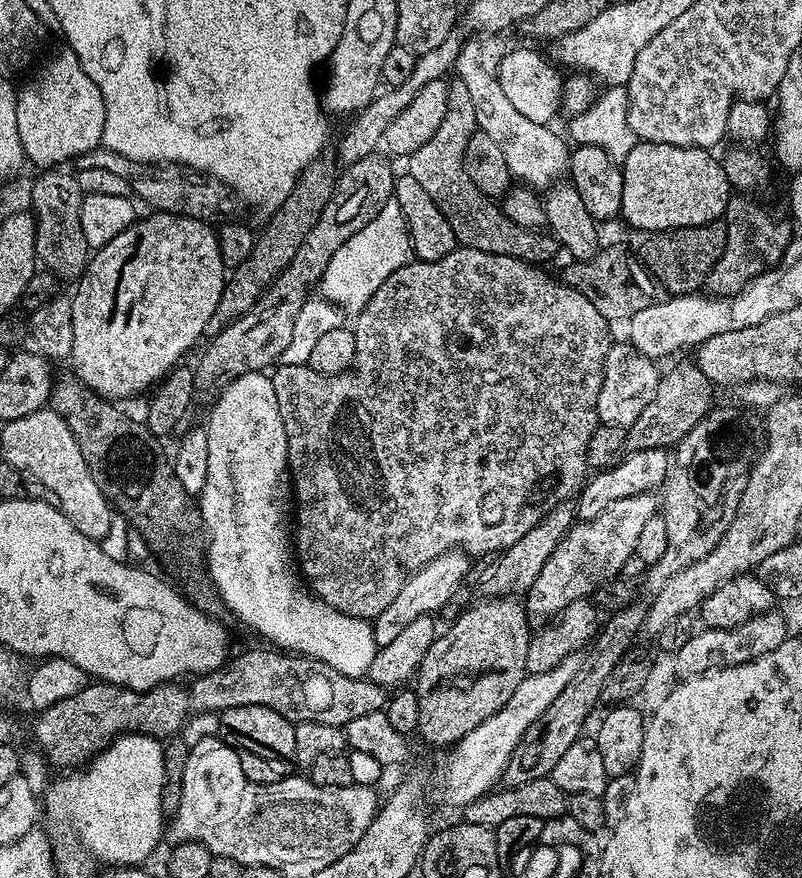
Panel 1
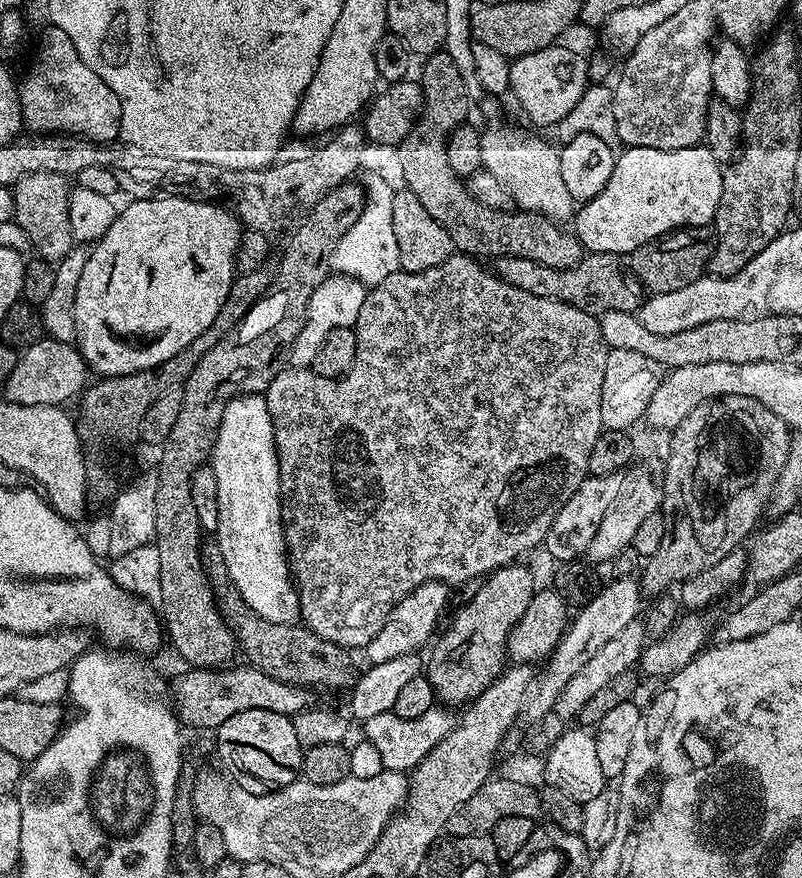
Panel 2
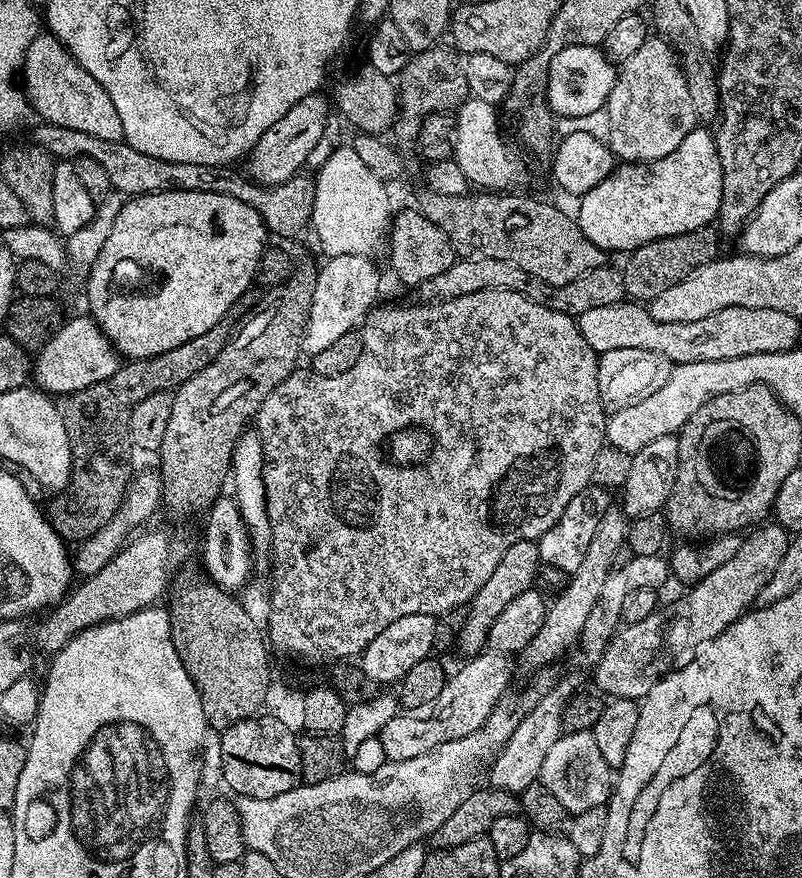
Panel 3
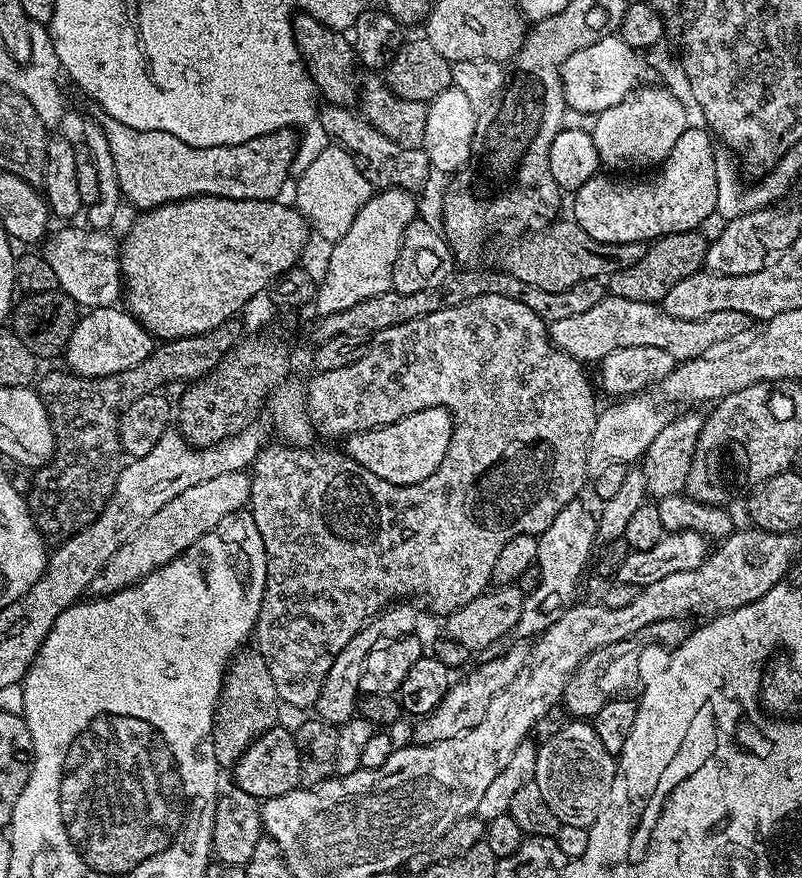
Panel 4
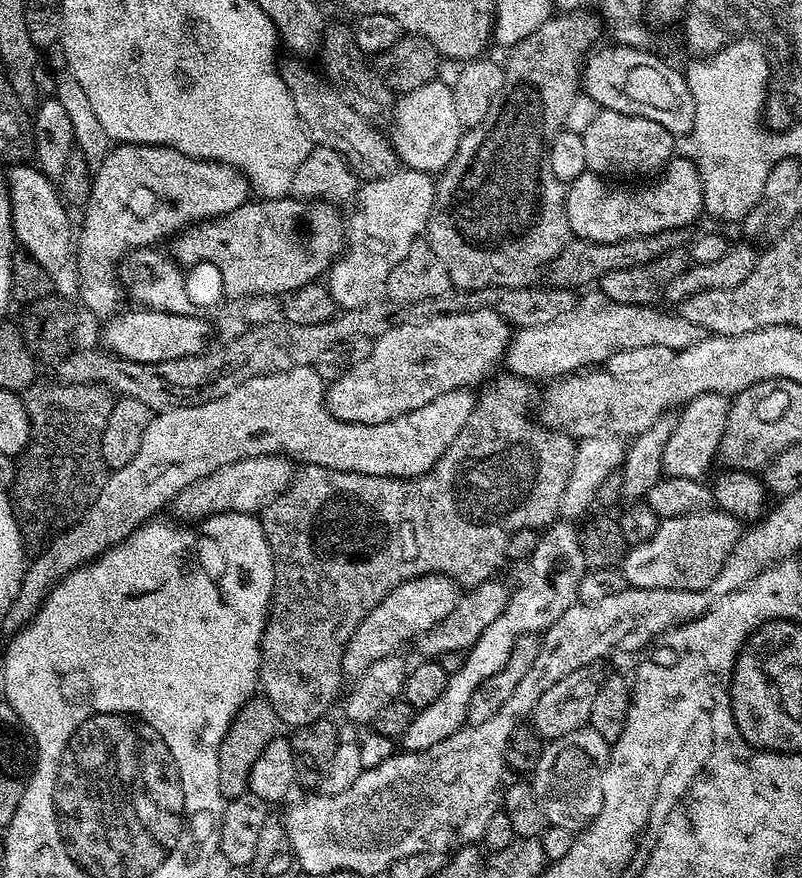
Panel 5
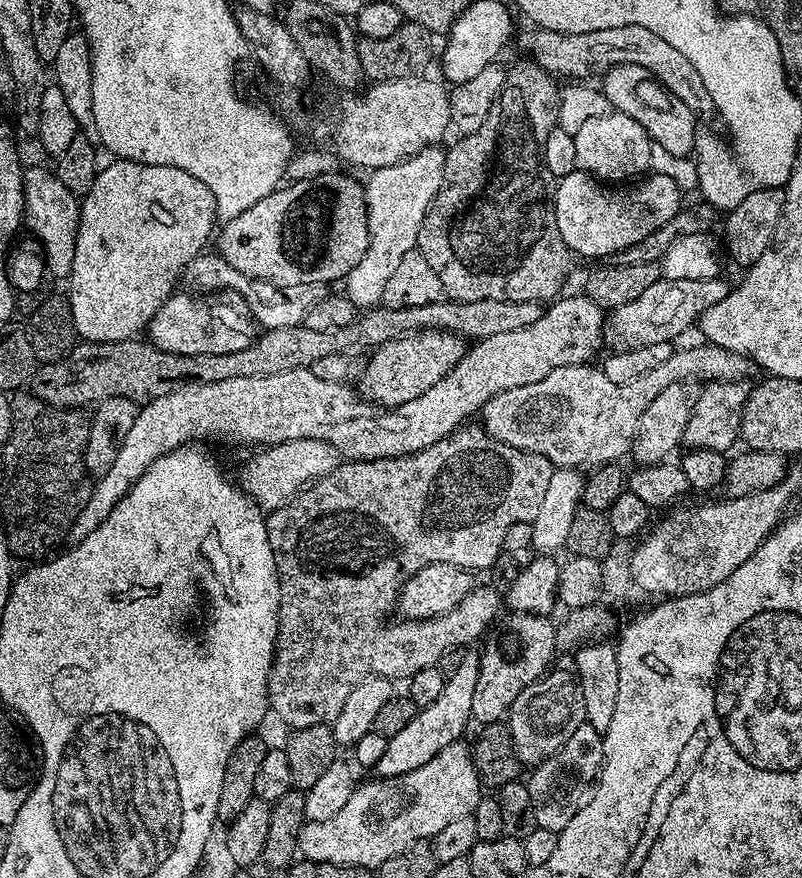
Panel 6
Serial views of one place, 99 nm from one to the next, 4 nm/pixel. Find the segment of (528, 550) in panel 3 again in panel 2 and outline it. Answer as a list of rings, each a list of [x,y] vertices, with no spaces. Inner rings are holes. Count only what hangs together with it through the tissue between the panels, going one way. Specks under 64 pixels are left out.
[[[524,562],[503,564],[483,577],[478,587],[480,589],[457,610],[452,625],[435,637],[432,657],[426,660],[428,681],[436,691],[437,701],[444,706],[467,705],[499,678],[506,667],[510,630],[518,618],[526,614],[530,598],[538,591],[536,576]]]

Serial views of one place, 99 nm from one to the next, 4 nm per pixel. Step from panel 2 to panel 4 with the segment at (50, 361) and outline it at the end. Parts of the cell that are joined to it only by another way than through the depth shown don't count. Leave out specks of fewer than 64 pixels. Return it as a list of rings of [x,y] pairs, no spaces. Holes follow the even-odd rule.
[[[120,306],[94,308],[85,311],[77,319],[67,347],[62,353],[62,360],[68,363],[65,364],[67,371],[78,376],[98,378],[118,374],[122,370],[138,366],[138,362],[146,362],[153,347],[154,338],[133,318],[131,312]]]

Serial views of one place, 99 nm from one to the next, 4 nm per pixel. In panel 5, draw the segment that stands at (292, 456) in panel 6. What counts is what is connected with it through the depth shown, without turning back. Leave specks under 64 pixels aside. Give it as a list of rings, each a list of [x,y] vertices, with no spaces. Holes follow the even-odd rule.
[[[255,456],[230,462],[206,478],[190,482],[176,495],[174,509],[181,521],[199,522],[206,516],[216,516],[219,512],[246,512],[256,514],[264,505],[288,489],[294,475],[294,464],[286,456]]]

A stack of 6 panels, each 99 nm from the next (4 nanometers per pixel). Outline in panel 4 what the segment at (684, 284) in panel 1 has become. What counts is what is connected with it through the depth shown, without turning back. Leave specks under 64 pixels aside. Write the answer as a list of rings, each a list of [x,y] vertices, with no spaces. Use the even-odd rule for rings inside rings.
[[[697,230],[695,232],[679,232],[678,234],[666,234],[665,236],[660,236],[658,239],[651,241],[648,244],[648,249],[646,250],[646,255],[638,261],[635,266],[626,266],[626,270],[618,270],[613,276],[607,277],[606,288],[611,295],[617,296],[618,298],[626,298],[630,302],[646,302],[647,304],[654,304],[657,302],[662,302],[666,298],[666,294],[675,286],[678,282],[682,282],[682,278],[690,278],[690,274],[701,271],[704,268],[704,259],[706,258],[706,250],[708,249],[710,240],[706,235],[703,236],[703,231]]]

